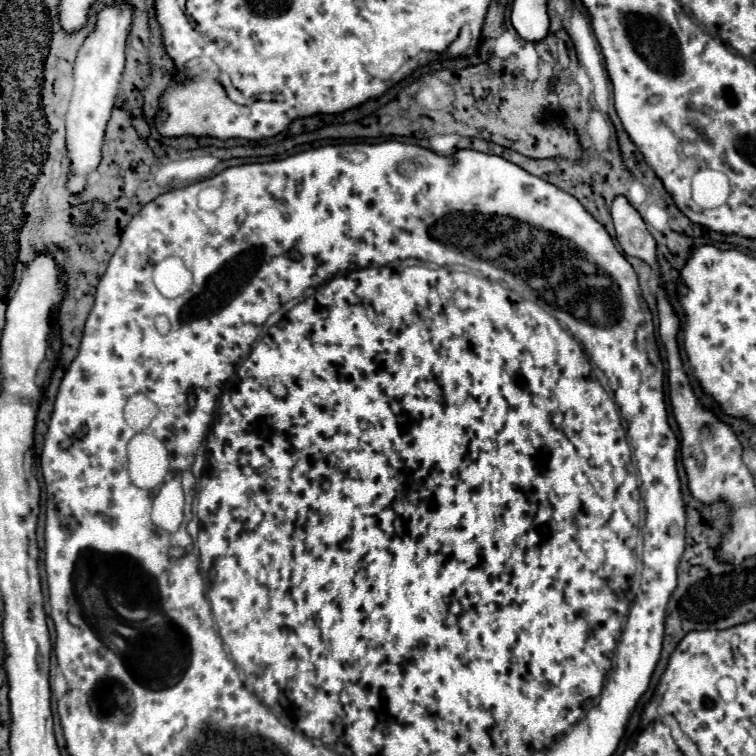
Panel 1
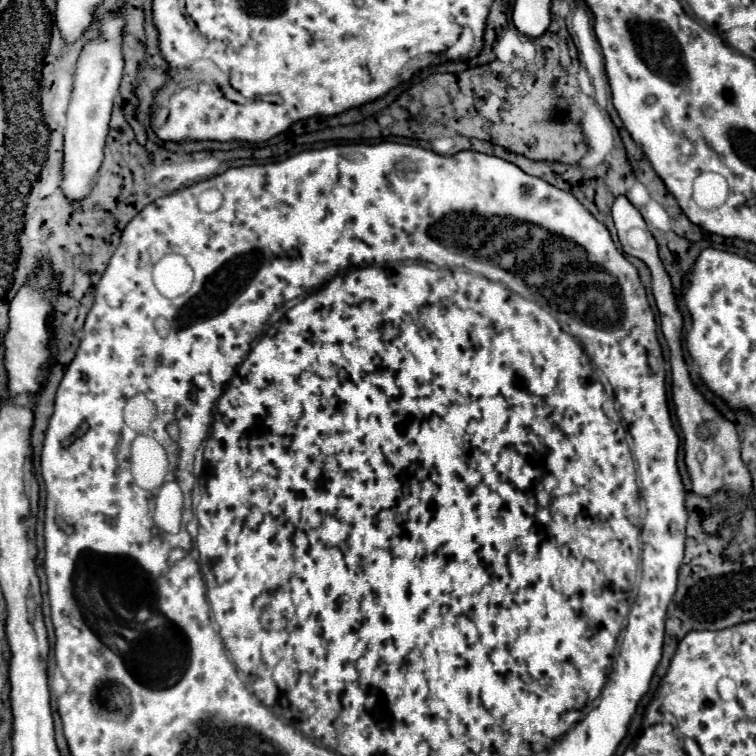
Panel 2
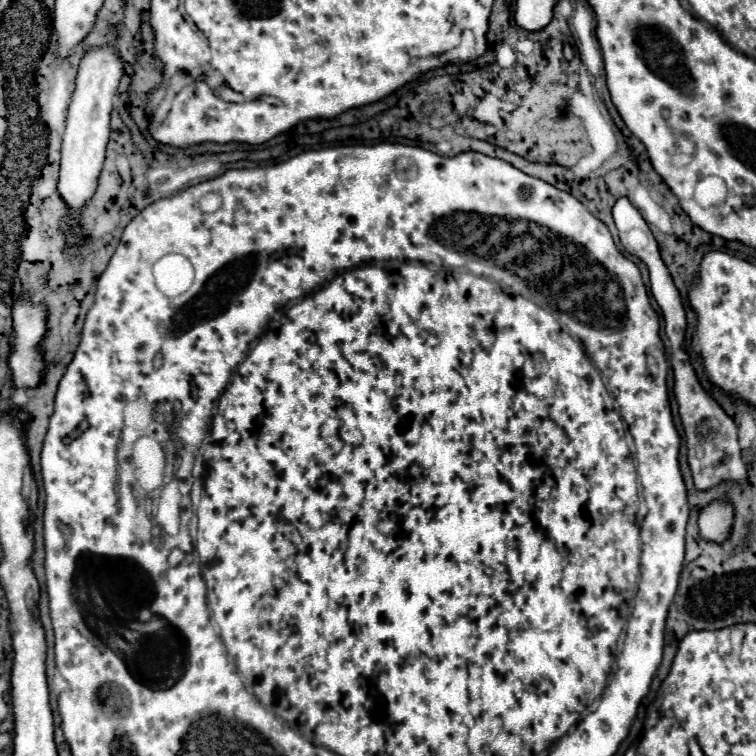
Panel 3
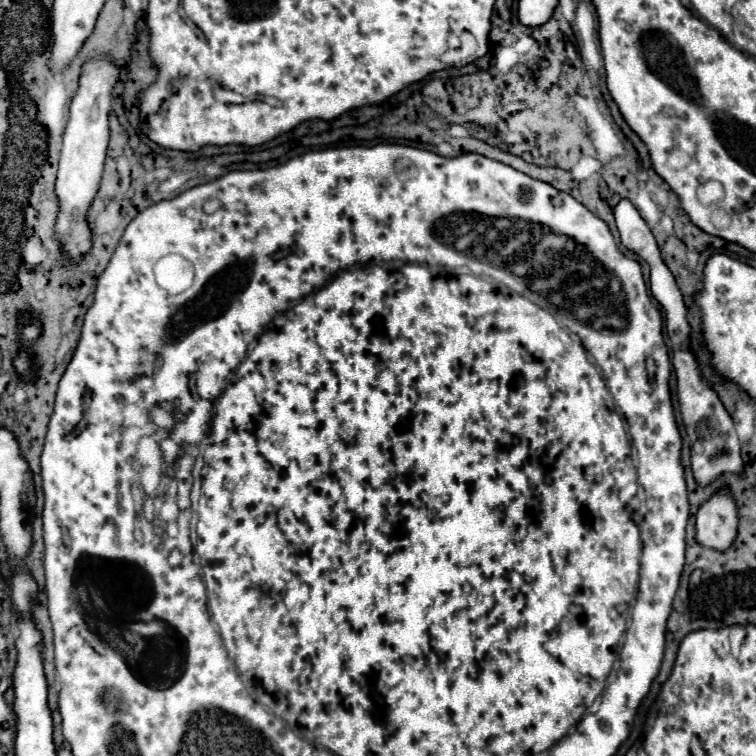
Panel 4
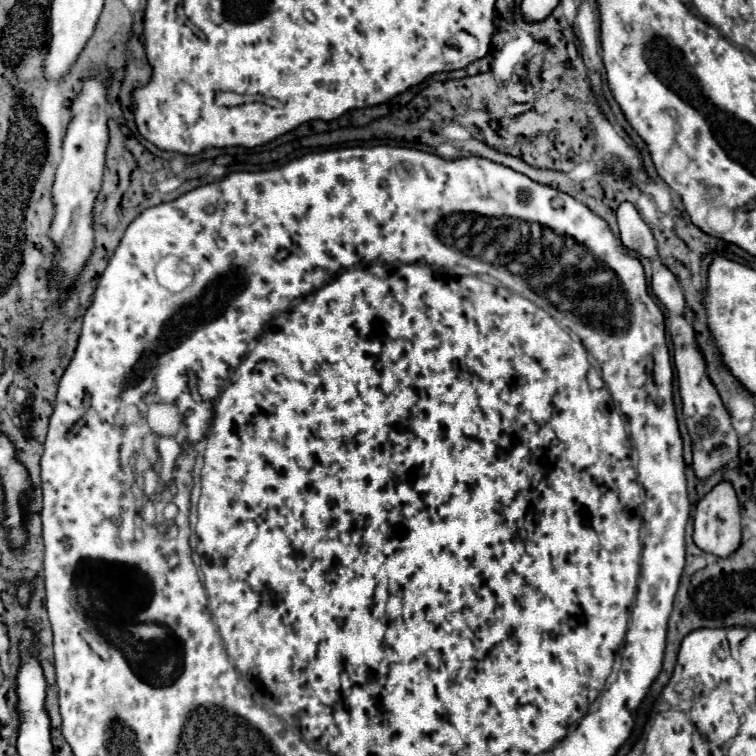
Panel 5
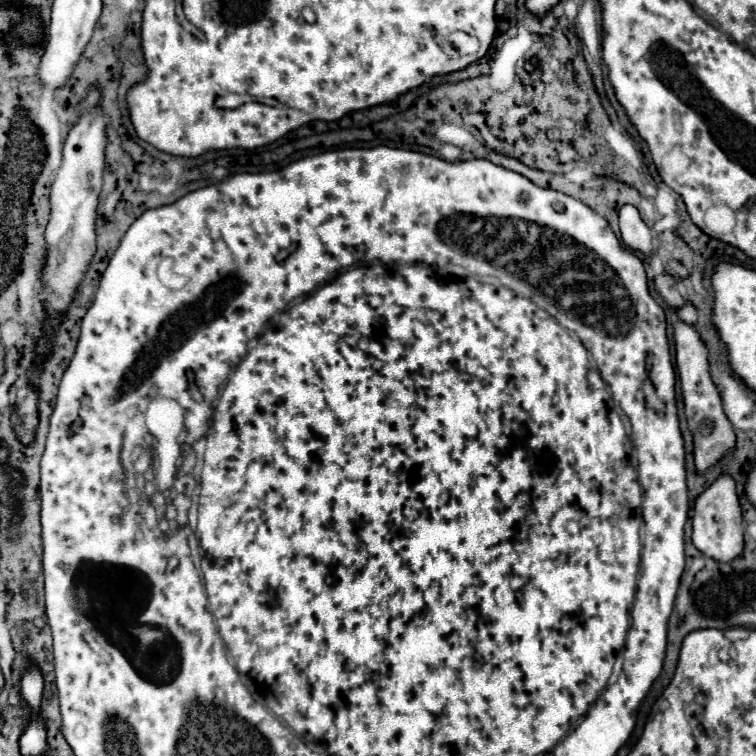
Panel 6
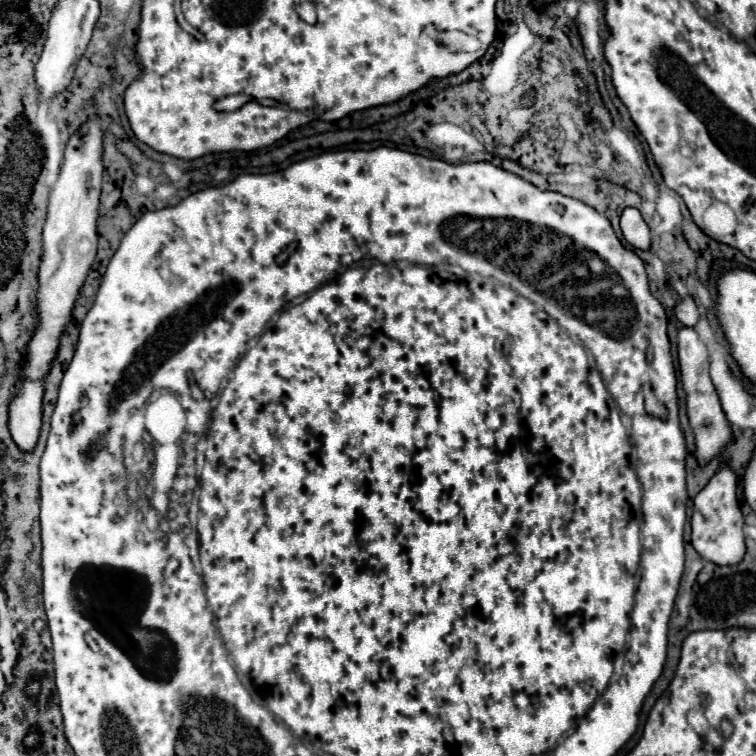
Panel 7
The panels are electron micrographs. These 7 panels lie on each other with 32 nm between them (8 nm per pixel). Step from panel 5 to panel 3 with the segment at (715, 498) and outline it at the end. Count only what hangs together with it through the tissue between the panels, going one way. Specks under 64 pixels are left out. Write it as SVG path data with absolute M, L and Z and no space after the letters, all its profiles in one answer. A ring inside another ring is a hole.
M712 504L710 508L704 508L698 518L700 536L708 536L708 540L722 542L728 536L728 530L732 528L732 508L724 504Z

